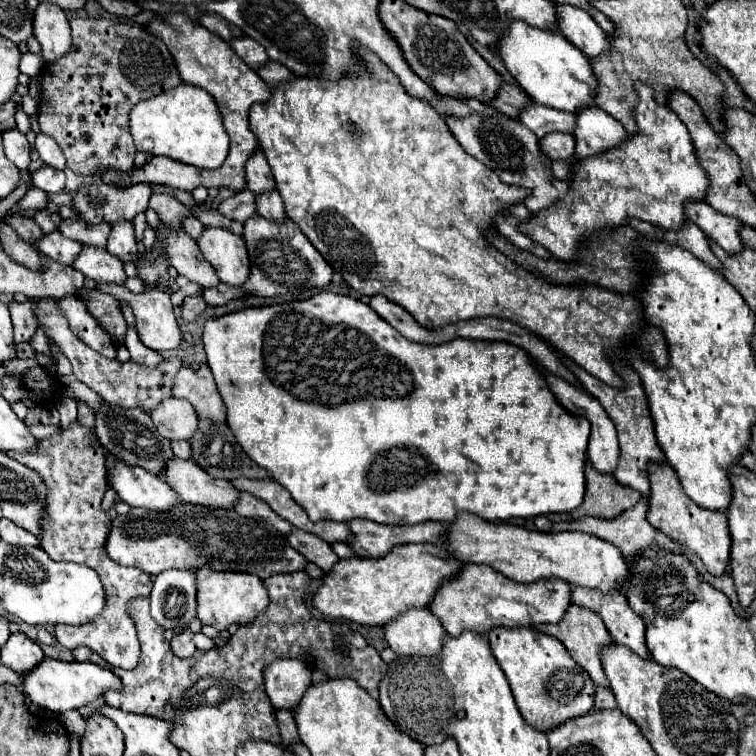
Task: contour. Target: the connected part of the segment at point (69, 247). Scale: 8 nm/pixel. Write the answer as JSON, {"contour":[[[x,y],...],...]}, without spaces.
{"contour":[[[58,231],[50,233],[50,235],[44,235],[38,241],[38,251],[44,253],[44,255],[50,255],[54,261],[58,261],[62,265],[74,265],[74,259],[80,255],[82,247],[84,247],[82,243],[66,239]]]}

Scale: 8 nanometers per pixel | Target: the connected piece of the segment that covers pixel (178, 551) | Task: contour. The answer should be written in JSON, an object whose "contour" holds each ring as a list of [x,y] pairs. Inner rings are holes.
{"contour":[[[188,503],[178,507],[174,515],[154,515],[154,511],[146,509],[130,509],[130,513],[118,515],[104,547],[118,565],[136,567],[148,575],[158,575],[172,567],[200,569],[208,561],[216,571],[244,571],[266,579],[274,573],[292,573],[308,565],[306,557],[290,547],[288,537],[268,523],[242,517],[234,509],[208,509]]]}

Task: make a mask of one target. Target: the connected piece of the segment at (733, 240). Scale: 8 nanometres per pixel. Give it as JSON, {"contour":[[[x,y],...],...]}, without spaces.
{"contour":[[[690,203],[686,207],[686,215],[690,221],[694,221],[714,243],[718,243],[724,251],[736,255],[744,249],[744,243],[740,239],[742,223],[734,217],[726,217],[718,211],[714,211],[708,203]]]}

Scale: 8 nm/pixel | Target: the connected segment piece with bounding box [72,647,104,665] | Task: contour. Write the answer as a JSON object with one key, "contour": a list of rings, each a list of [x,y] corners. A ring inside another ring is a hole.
{"contour":[[[78,647],[78,649],[74,649],[72,653],[74,653],[74,659],[76,659],[76,661],[94,661],[94,663],[98,663],[98,665],[104,663],[104,661],[100,661],[100,657],[98,657],[96,653],[92,653],[90,649],[84,649],[84,647],[82,647],[82,649]]]}

